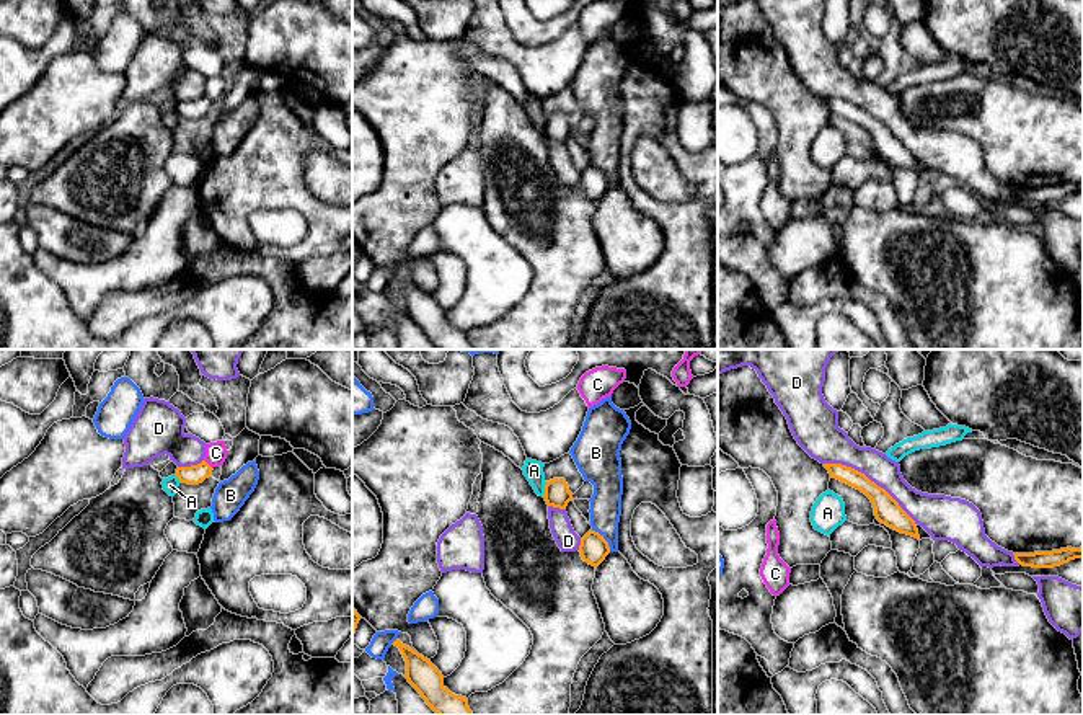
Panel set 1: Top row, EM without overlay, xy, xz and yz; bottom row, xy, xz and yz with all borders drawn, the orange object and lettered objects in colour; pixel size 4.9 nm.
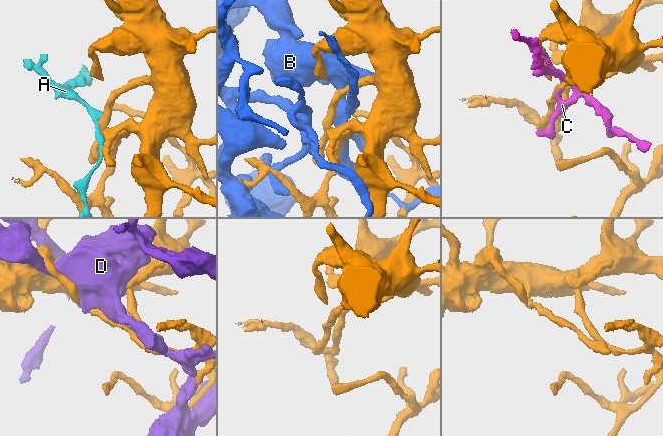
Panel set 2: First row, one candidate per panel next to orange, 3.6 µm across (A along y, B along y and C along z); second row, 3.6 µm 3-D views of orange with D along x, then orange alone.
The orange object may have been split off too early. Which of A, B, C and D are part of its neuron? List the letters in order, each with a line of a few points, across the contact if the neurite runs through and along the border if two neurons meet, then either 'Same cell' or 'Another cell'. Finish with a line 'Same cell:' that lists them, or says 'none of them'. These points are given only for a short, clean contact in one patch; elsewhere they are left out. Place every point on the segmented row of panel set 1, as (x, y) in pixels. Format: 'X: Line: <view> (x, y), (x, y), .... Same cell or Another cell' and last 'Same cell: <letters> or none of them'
A: Line: xz (547, 482), (542, 495). Another cell
B: Another cell
C: Another cell
D: Another cell
Same cell: none of them

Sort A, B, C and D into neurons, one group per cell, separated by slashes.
A / B / C / D

